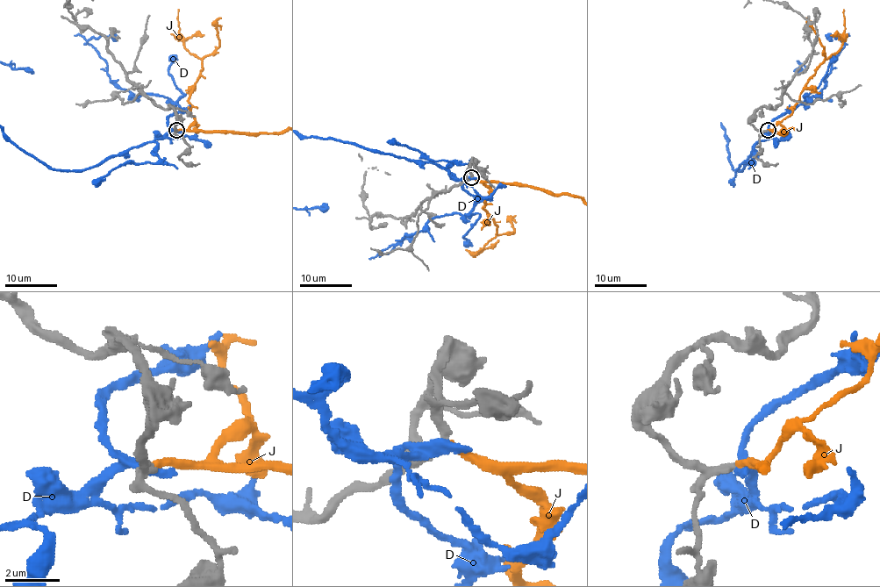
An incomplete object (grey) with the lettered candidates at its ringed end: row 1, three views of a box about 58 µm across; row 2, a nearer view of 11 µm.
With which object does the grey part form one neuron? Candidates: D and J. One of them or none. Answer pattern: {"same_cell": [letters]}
{"same_cell": ["J"]}

